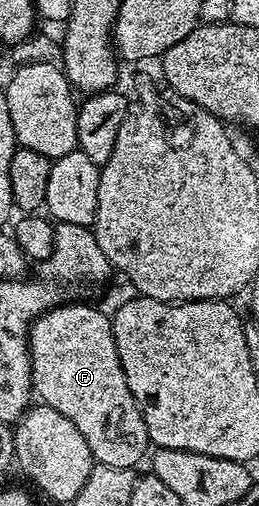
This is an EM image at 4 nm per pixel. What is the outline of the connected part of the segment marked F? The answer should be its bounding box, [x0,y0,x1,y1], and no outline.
[28,303,150,469]

